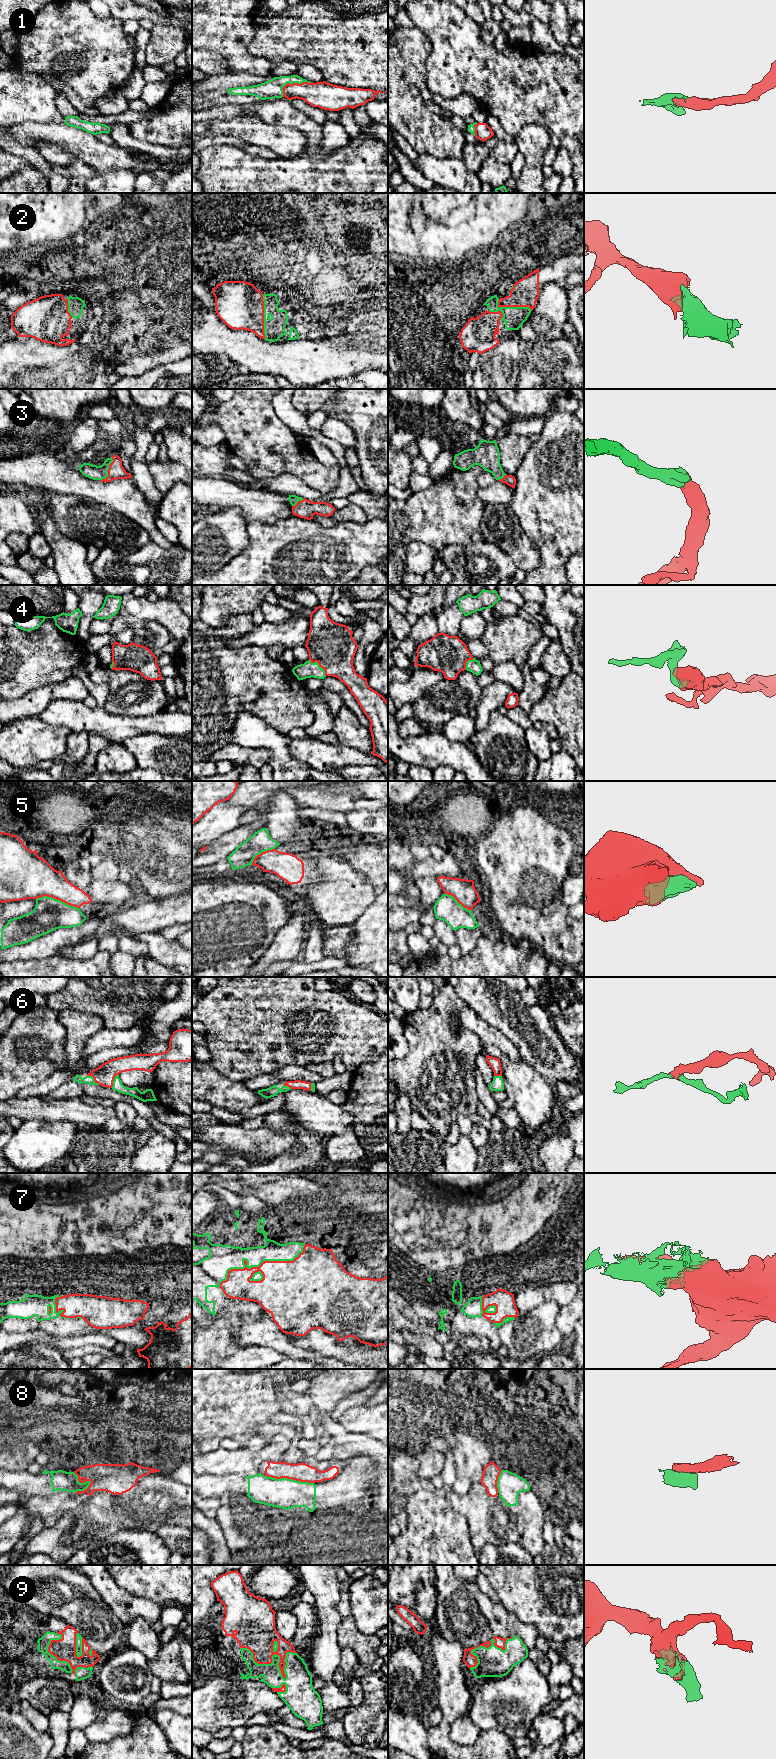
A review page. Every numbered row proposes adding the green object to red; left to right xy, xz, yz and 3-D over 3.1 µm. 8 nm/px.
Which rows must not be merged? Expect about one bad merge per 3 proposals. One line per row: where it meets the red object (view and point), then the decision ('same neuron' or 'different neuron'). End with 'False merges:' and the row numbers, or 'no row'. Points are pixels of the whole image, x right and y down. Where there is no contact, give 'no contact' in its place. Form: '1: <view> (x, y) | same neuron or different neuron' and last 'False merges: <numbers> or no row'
1: xz (293, 83) | same neuron
2: yz (509, 306) | same neuron
3: xy (108, 470) | same neuron
4: xz (320, 666) | same neuron
5: xy (57, 899) | different neuron
6: xy (113, 1080) | same neuron
7: xz (261, 1264) | same neuron
8: xy (85, 1481) | different neuron
9: xz (280, 1660) | same neuron
False merges: 5, 8

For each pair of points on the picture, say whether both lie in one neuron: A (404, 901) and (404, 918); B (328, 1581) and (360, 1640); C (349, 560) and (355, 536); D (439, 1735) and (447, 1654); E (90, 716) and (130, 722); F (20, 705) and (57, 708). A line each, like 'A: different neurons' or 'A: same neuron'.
A: different neurons
B: different neurons
C: same neuron
D: same neuron
E: same neuron
F: different neurons

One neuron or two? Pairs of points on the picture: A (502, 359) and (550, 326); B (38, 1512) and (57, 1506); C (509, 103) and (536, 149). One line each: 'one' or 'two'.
A: two
B: one
C: two

